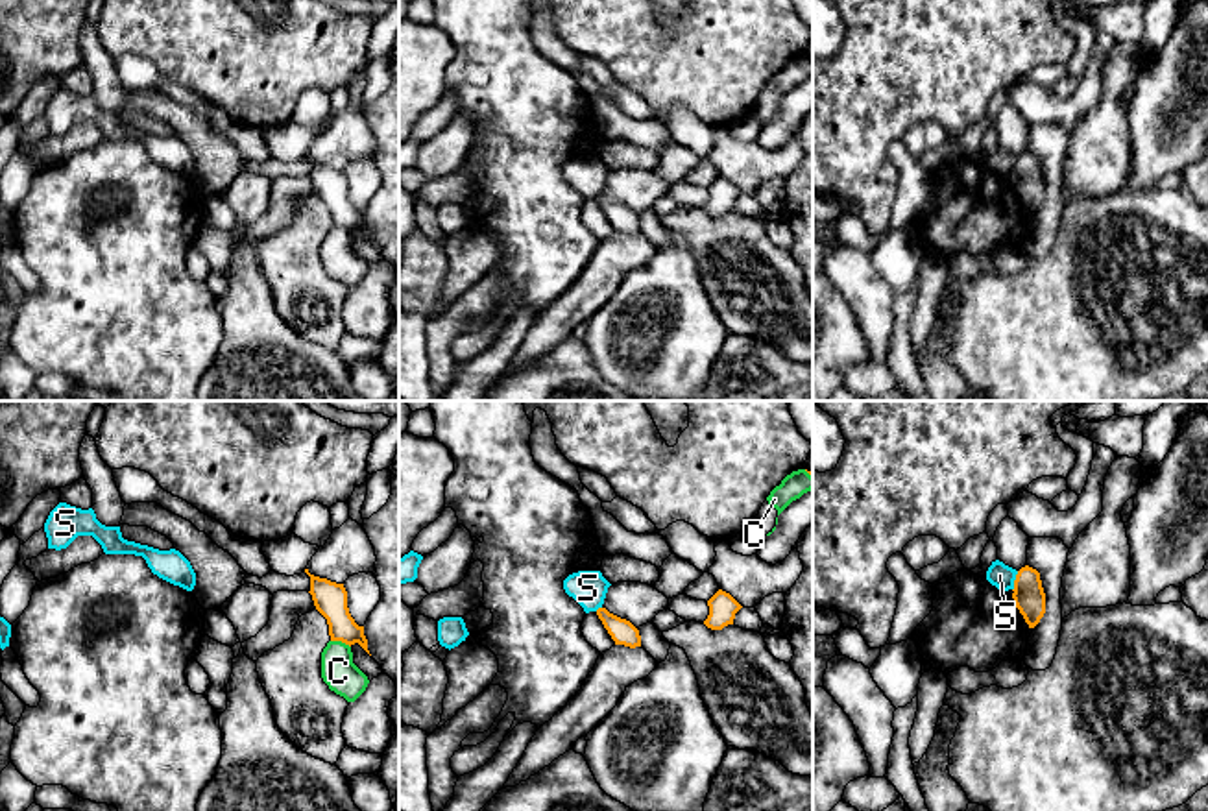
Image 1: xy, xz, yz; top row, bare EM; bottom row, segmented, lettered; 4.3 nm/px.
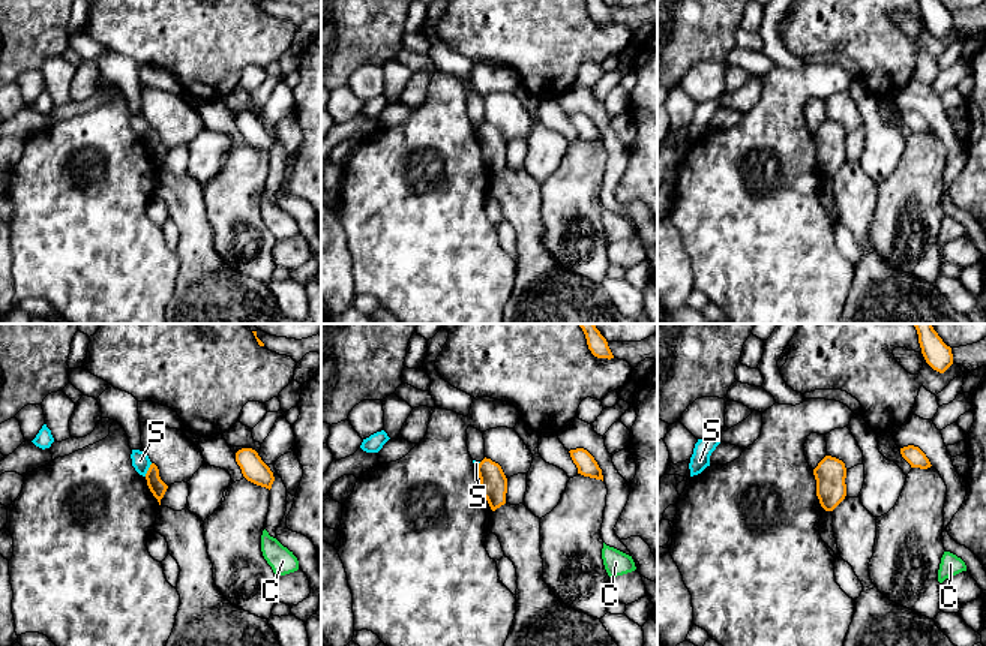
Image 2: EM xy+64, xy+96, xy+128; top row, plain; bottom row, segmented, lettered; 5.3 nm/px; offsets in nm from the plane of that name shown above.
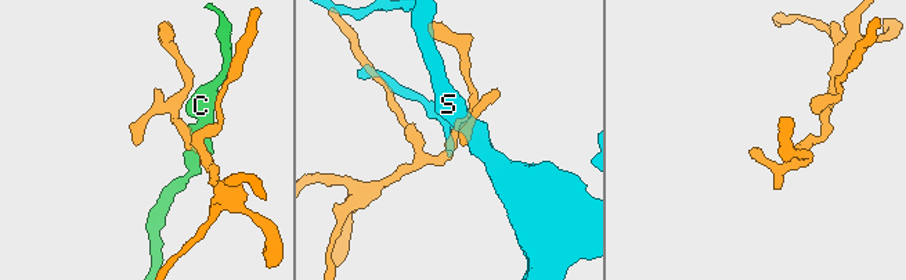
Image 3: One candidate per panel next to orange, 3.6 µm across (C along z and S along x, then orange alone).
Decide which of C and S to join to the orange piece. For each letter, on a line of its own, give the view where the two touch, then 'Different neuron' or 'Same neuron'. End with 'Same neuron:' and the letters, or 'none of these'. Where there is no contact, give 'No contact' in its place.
C: Touches orange in xy. Different neuron
S: Touches orange in yz. Same neuron
Same neuron: S

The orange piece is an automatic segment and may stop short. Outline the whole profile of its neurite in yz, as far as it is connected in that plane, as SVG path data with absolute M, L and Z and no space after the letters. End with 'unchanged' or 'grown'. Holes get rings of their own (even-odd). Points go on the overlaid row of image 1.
M996 560L986 571L986 580L999 591L1012 589L1012 599L1029 628L1034 628L1045 613L1045 593L1040 573L1029 565L1020 571Z; grown

